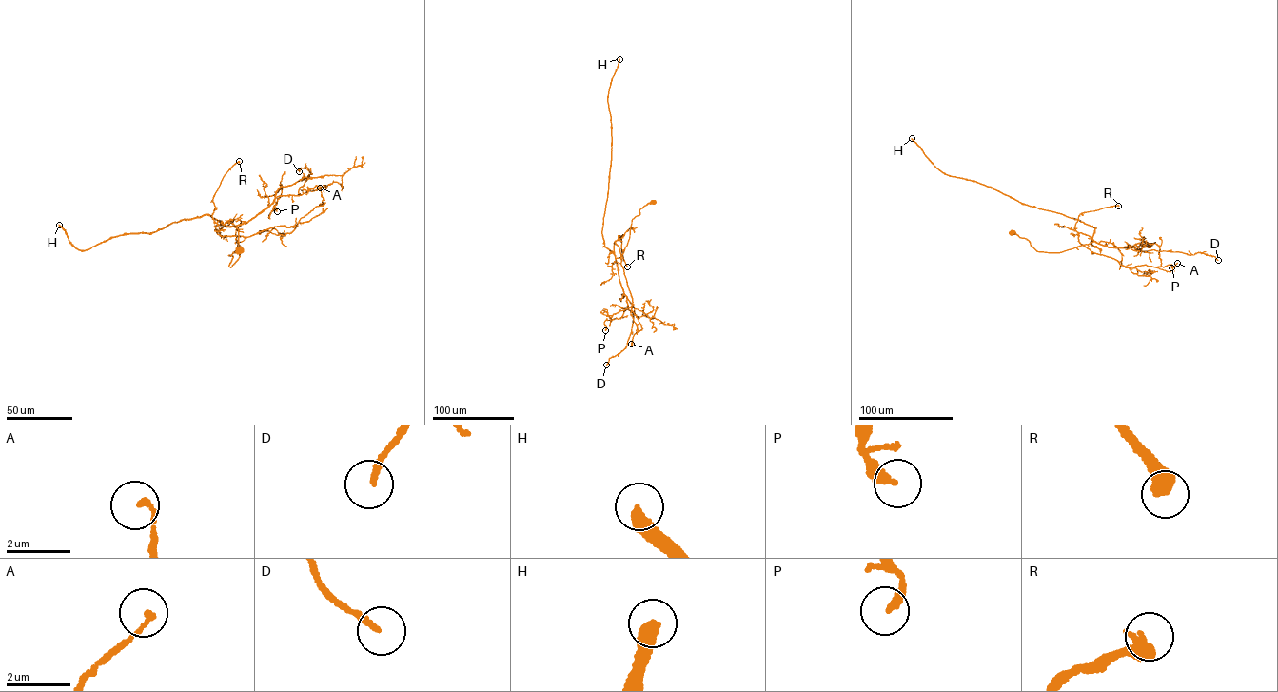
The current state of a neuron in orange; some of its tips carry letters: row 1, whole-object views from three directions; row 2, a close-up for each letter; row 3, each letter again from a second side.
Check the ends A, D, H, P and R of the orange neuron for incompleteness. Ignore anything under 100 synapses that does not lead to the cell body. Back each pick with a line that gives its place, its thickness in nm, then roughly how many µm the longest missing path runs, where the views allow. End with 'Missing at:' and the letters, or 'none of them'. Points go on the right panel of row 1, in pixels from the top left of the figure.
H: (912, 138) | 400 nm | 350 µm
Missing at: H

